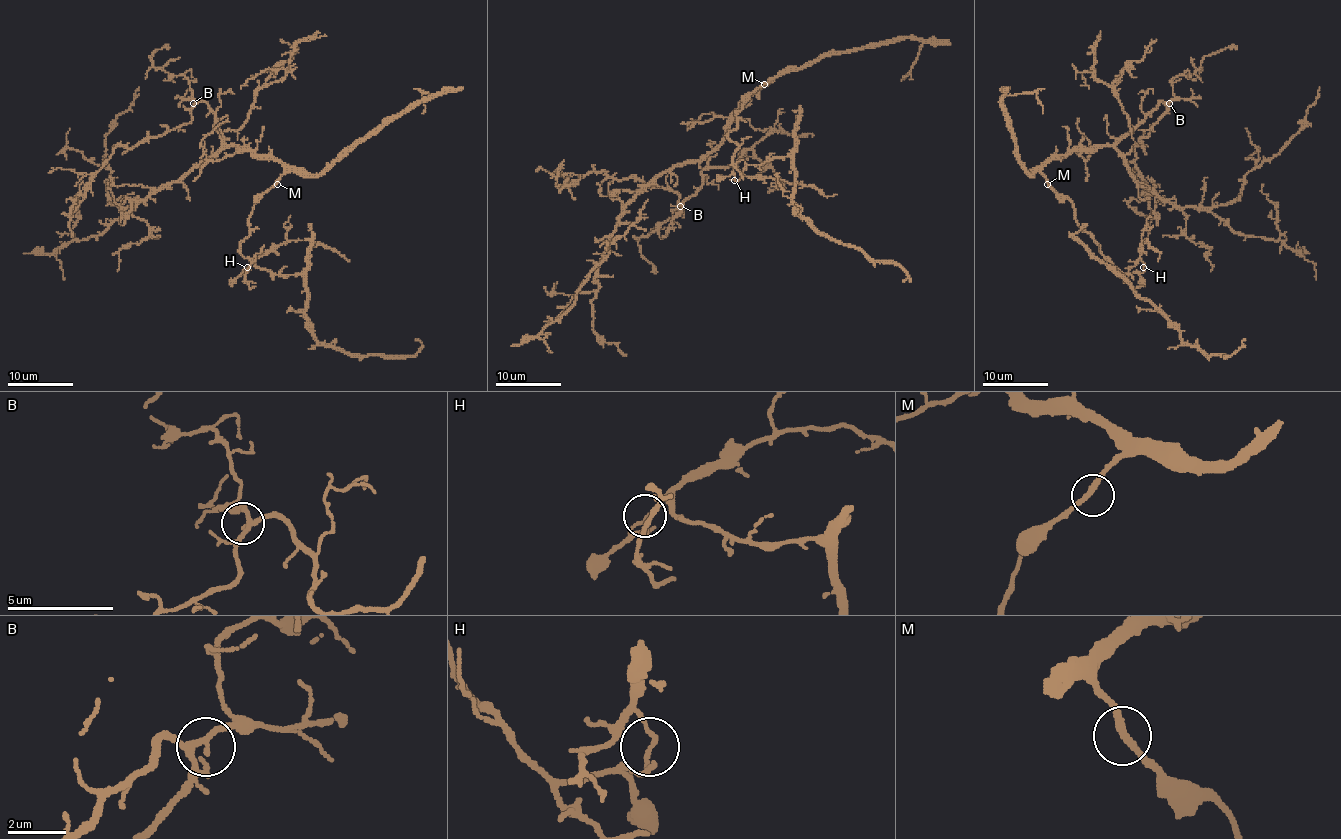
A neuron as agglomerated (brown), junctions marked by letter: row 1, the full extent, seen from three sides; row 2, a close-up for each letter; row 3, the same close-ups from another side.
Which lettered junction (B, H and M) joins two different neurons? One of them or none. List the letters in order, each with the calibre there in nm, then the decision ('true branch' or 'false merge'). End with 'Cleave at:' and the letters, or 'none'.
B: 190 nm | true branch
H: 130 nm | false merge
M: 240 nm | true branch
Cleave at: H

